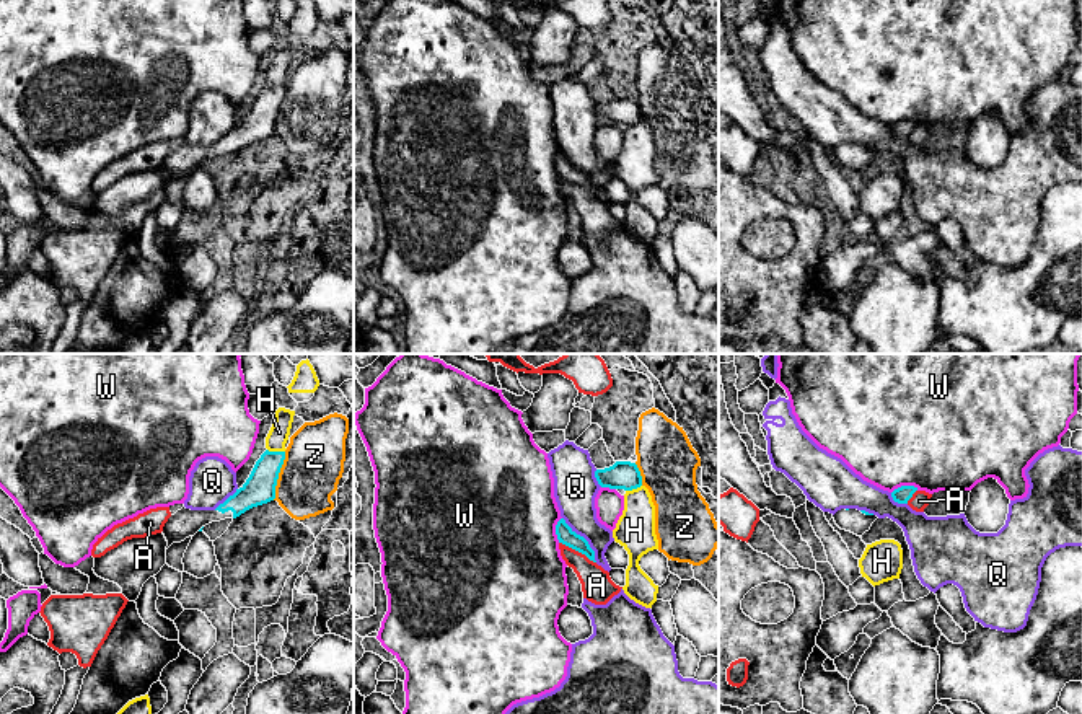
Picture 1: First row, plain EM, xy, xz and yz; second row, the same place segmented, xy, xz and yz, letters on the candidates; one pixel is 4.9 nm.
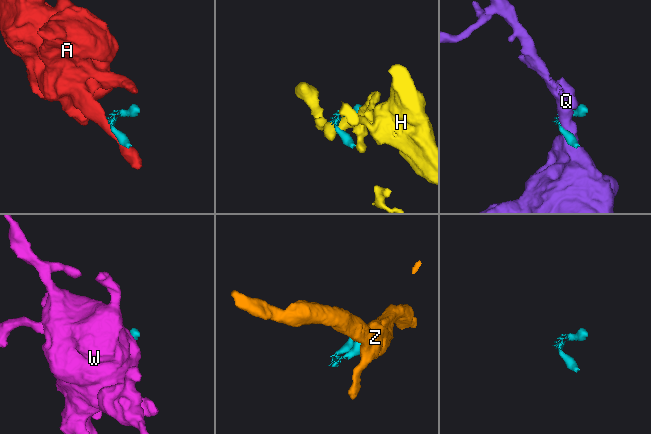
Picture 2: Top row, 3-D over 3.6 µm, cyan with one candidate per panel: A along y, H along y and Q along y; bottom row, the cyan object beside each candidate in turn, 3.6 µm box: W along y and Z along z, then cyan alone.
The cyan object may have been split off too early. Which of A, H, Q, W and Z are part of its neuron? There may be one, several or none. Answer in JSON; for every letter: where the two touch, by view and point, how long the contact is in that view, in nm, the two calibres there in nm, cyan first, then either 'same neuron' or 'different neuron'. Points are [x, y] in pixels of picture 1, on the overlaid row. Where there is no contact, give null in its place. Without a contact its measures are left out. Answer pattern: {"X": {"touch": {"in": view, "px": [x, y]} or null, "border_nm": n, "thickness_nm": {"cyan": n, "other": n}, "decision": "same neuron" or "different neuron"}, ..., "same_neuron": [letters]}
{"A": {"touch": {"in": "xz", "px": [577, 550]}, "border_nm": 220, "thickness_nm": {"cyan": 80, "other": 160}, "decision": "different neuron"}, "H": {"touch": {"in": "xy", "px": [276, 452]}, "border_nm": 90, "thickness_nm": {"cyan": 160, "other": 100}, "decision": "different neuron"}, "Q": {"touch": {"in": "xz", "px": [584, 538]}, "border_nm": 280, "thickness_nm": {"cyan": 80, "other": 200}, "decision": "different neuron"}, "W": {"touch": {"in": "yz", "px": [905, 486]}, "border_nm": 140, "thickness_nm": {"cyan": 80, "other": 500}, "decision": "different neuron"}, "Z": {"touch": {"in": "xy", "px": [277, 476]}, "border_nm": 240, "thickness_nm": {"cyan": 160, "other": 300}, "decision": "different neuron"}, "same_neuron": []}

